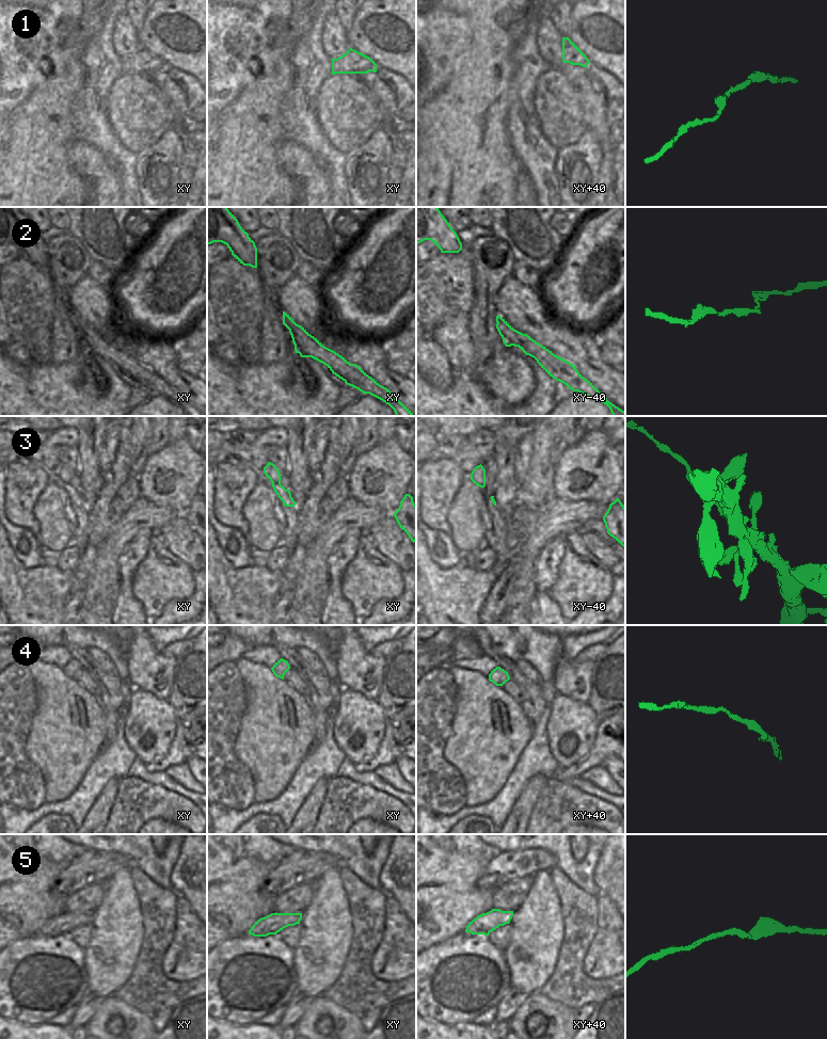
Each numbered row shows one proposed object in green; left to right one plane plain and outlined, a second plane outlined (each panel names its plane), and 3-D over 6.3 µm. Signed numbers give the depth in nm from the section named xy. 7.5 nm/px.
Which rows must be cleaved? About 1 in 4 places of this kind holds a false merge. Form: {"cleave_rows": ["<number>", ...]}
{"cleave_rows": ["3", "5"]}

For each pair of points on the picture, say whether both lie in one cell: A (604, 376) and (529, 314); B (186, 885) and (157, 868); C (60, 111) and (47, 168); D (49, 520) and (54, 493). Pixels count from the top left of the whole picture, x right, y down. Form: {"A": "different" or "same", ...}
{"A": "same", "B": "different", "C": "same", "D": "same"}

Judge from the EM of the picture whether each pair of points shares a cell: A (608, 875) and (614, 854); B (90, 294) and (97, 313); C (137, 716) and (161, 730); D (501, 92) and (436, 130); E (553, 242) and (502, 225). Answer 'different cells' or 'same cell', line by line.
A: same cell
B: same cell
C: same cell
D: same cell
E: same cell

